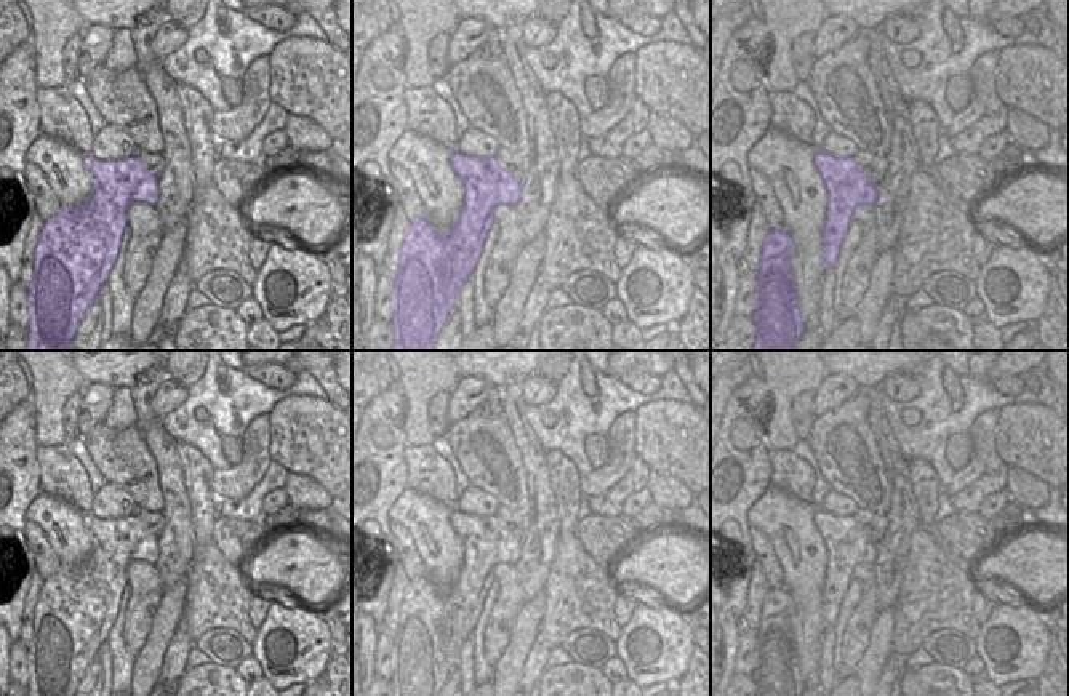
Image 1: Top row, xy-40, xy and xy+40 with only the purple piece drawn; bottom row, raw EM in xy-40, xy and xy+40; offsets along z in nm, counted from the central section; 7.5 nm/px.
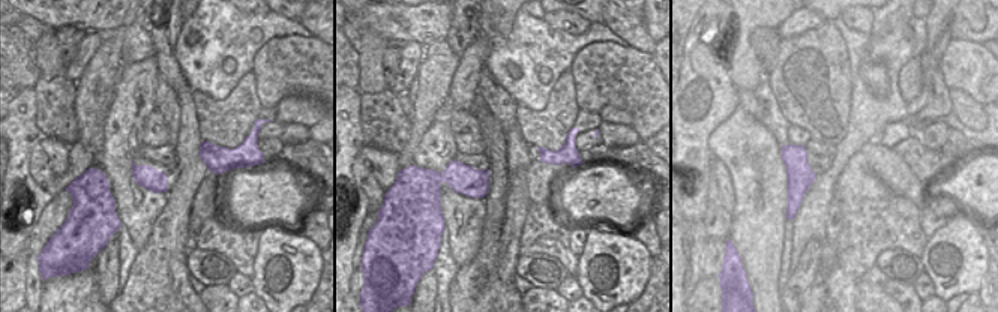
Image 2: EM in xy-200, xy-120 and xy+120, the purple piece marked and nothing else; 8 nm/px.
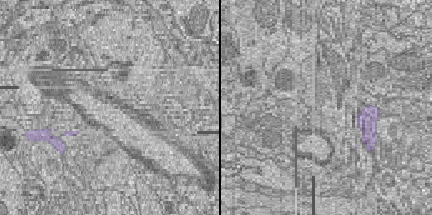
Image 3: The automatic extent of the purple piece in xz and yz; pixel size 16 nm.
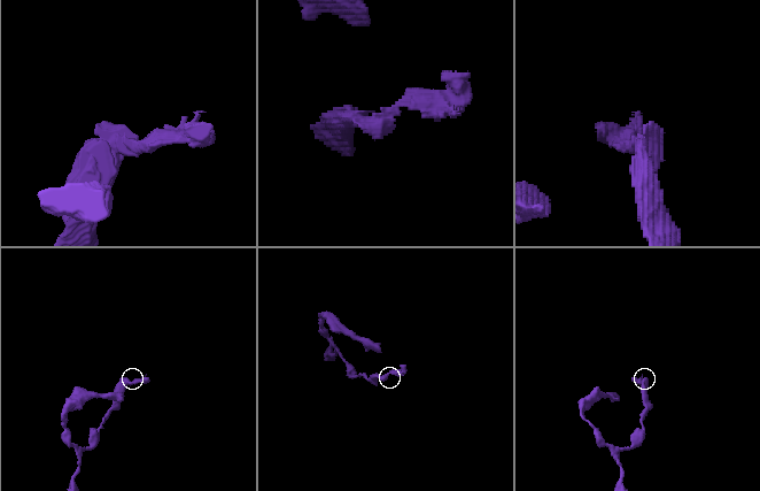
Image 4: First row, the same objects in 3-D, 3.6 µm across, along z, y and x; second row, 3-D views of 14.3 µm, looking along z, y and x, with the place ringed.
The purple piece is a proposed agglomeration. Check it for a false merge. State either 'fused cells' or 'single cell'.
fused cells

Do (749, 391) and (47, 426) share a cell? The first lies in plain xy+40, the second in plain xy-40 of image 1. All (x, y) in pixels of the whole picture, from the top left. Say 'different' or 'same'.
different

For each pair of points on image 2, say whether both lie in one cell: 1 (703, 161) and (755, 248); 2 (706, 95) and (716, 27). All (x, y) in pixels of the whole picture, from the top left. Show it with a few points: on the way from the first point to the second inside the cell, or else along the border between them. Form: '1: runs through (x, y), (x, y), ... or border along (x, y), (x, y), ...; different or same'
1: border along (721, 122), (709, 137), (709, 152), (712, 156); different
2: runs through (706, 78), (706, 44); same

